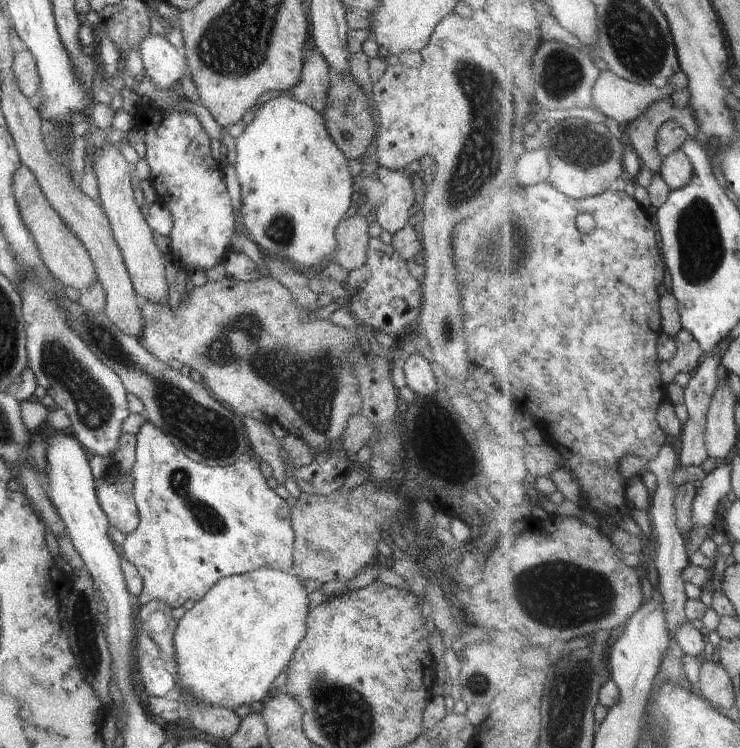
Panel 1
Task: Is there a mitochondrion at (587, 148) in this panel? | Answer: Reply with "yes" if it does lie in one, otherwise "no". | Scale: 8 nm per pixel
yes

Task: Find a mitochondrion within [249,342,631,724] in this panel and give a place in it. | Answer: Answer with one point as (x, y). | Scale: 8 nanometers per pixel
(561, 593)

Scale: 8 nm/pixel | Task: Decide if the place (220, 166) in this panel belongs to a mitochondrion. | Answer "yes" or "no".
no

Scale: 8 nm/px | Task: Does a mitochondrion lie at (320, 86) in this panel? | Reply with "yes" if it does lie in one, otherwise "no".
no

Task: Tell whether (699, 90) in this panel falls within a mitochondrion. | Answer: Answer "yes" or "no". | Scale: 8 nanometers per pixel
no

